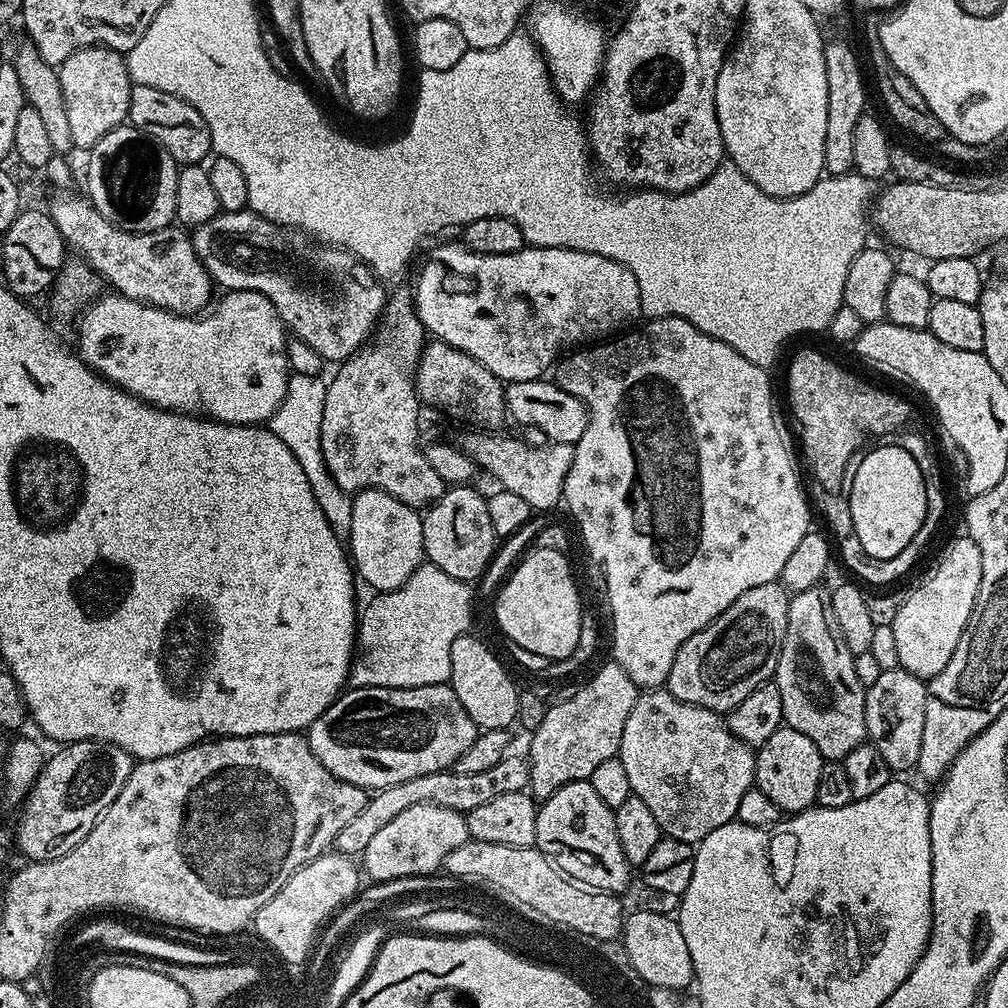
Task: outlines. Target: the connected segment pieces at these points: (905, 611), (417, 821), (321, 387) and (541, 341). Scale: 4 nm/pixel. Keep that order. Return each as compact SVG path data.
M966 534L956 536L944 548L944 557L936 568L936 573L925 584L920 584L900 605L896 613L890 617L894 630L898 662L910 674L925 682L933 676L942 674L946 662L950 662L950 654L954 654L954 646L958 646L958 638L968 629L968 619L974 610L974 602L978 598L978 586L982 582L982 554L978 546L974 546L972 539Z
M433 804L410 806L410 810L402 810L402 814L397 814L370 841L370 846L366 846L362 853L362 872L372 882L407 876L430 876L443 869L444 859L450 850L458 850L458 846L465 844L469 838L465 813Z
M300 372L289 375L288 389L278 406L274 415L266 421L266 426L275 436L282 438L286 446L290 446L290 454L298 458L298 466L302 466L302 474L310 482L310 490L322 506L322 514L326 514L326 522L336 535L347 537L350 530L350 522L354 519L354 510L352 509L352 496L334 482L330 470L326 470L326 458L322 458L322 410L326 407L327 383L316 376L311 376L308 372Z
M460 242L444 244L433 250L414 283L416 313L425 329L444 344L470 354L505 382L541 379L557 363L560 347L568 350L607 337L642 312L640 287L626 266L587 254L528 255L495 256L472 252Z

